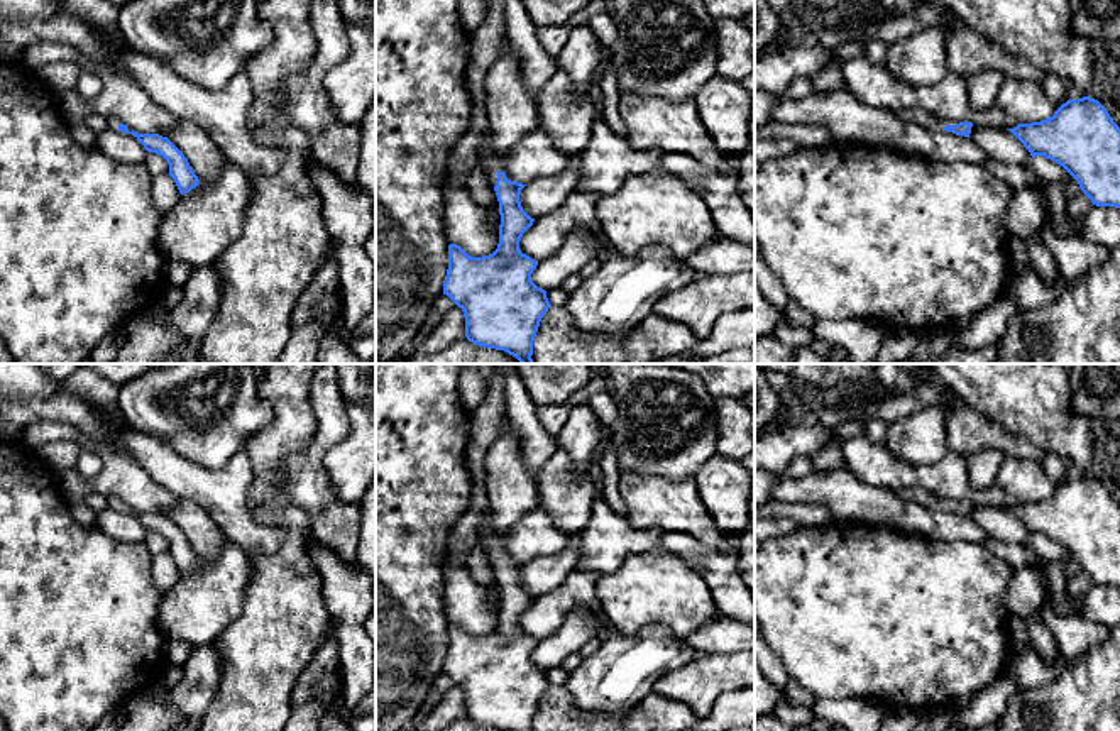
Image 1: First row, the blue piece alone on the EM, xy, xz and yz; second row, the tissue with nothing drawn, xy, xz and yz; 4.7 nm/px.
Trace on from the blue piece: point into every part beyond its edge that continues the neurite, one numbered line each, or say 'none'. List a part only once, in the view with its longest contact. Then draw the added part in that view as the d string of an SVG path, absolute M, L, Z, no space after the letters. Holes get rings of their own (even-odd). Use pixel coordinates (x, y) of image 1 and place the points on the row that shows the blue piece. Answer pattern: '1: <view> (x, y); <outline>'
1: xz (488, 158); M487 129L482 137L480 137L480 147L479 147L479 164L486 168L487 171L487 179L494 190L497 173L502 171L502 161L501 157L494 152L492 146L492 132Z

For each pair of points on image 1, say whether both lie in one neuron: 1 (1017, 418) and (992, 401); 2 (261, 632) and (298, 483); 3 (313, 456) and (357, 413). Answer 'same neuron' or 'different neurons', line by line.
1: same neuron
2: different neurons
3: different neurons

